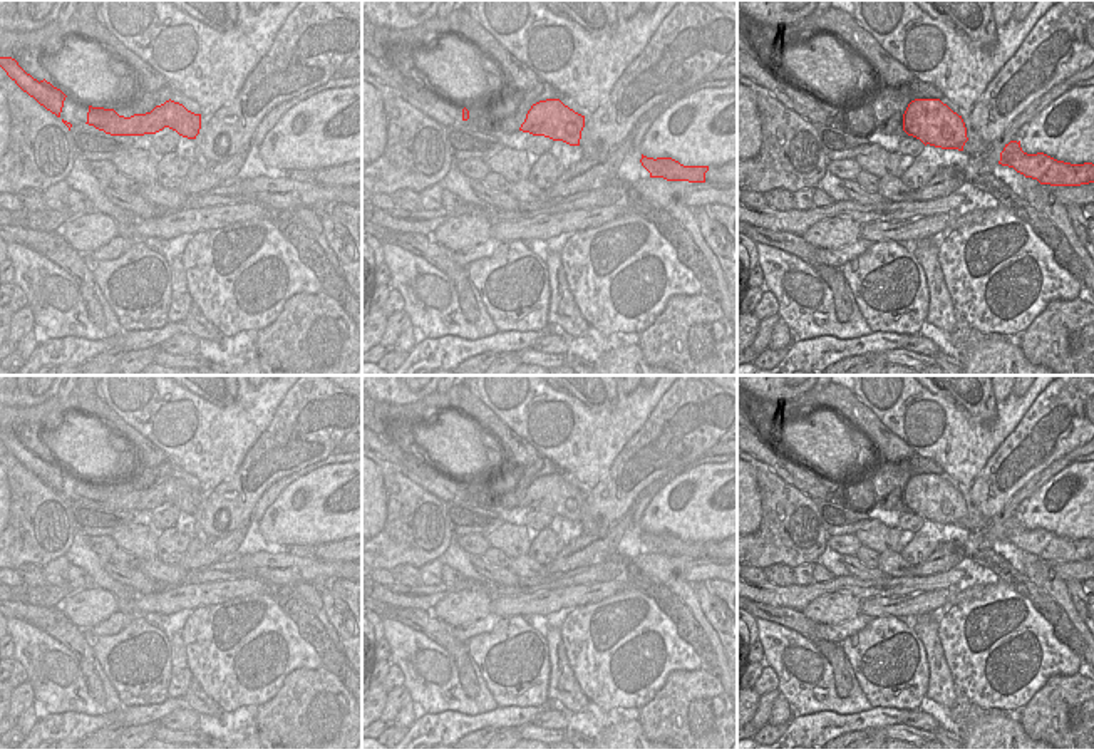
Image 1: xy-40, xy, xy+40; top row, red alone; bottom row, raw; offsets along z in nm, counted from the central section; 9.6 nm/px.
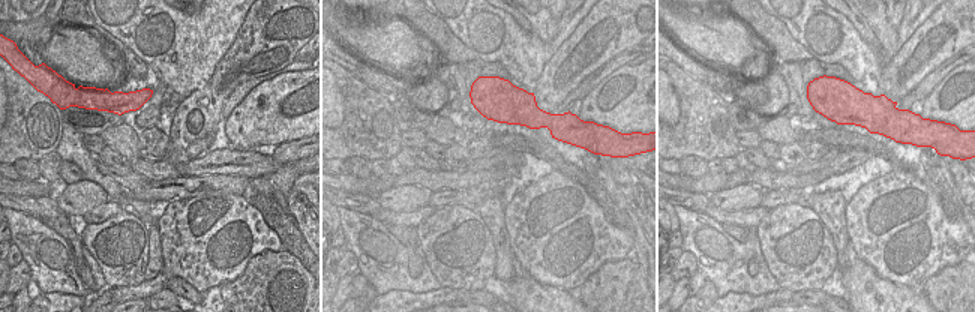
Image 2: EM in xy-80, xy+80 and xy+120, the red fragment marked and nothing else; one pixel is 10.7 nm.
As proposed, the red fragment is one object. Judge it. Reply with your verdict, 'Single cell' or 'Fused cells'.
Fused cells

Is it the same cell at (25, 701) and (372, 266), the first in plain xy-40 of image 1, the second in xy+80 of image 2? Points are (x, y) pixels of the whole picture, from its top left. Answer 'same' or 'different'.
different

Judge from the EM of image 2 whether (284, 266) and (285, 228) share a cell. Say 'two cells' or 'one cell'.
two cells

